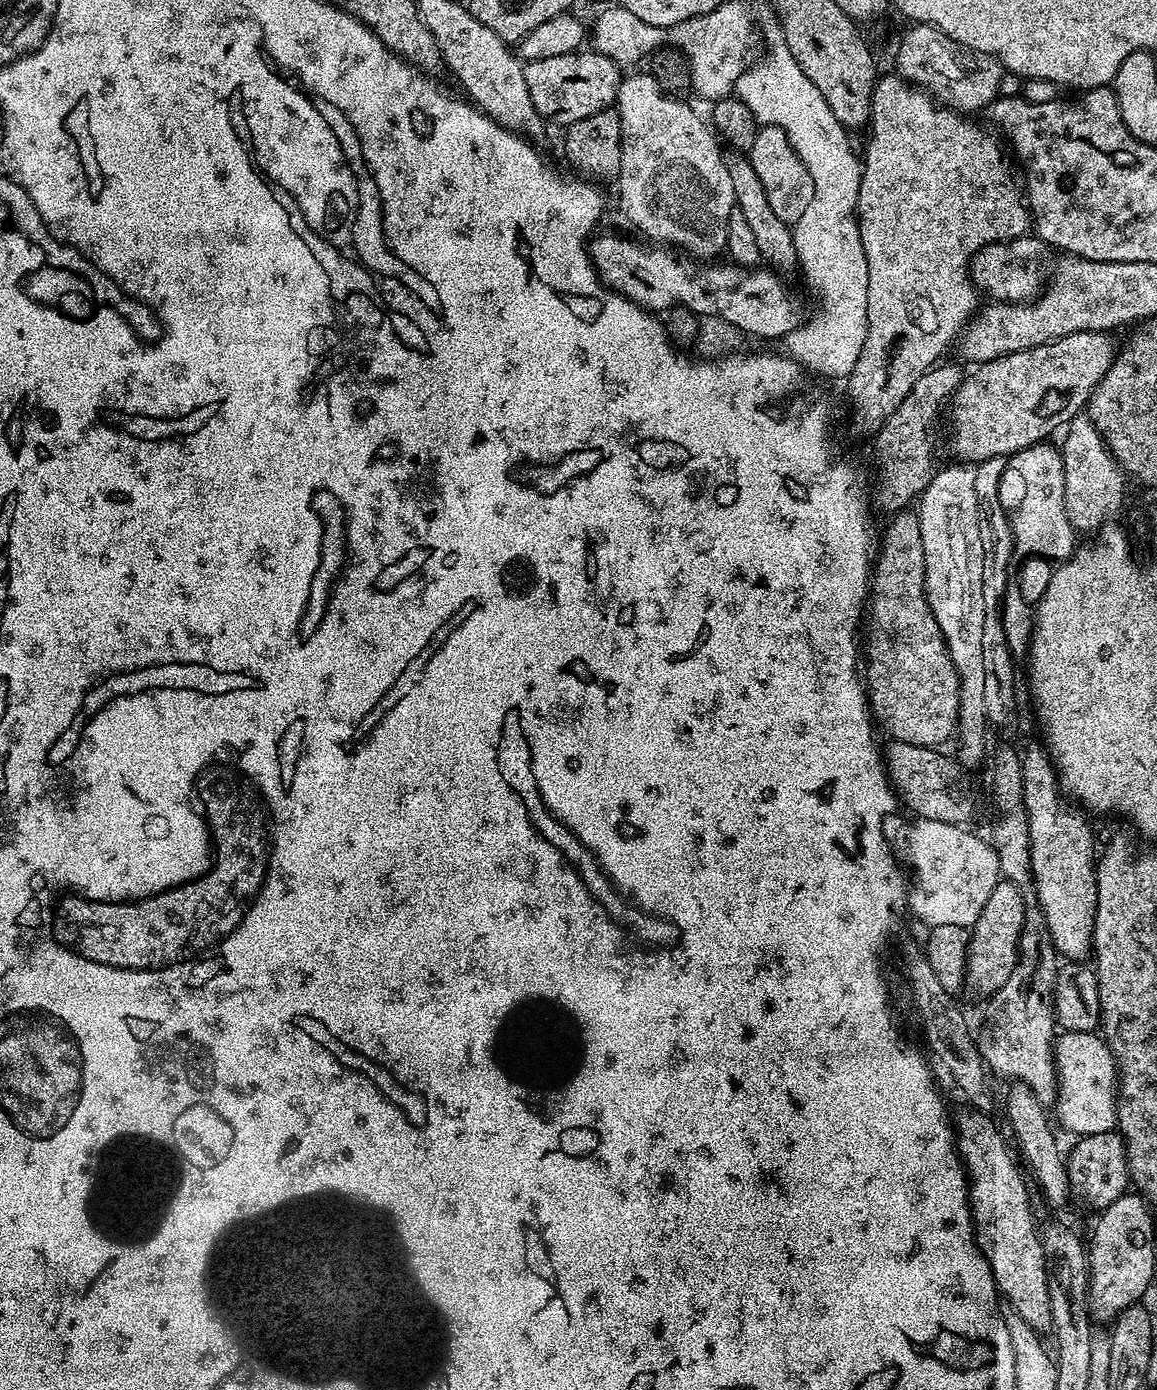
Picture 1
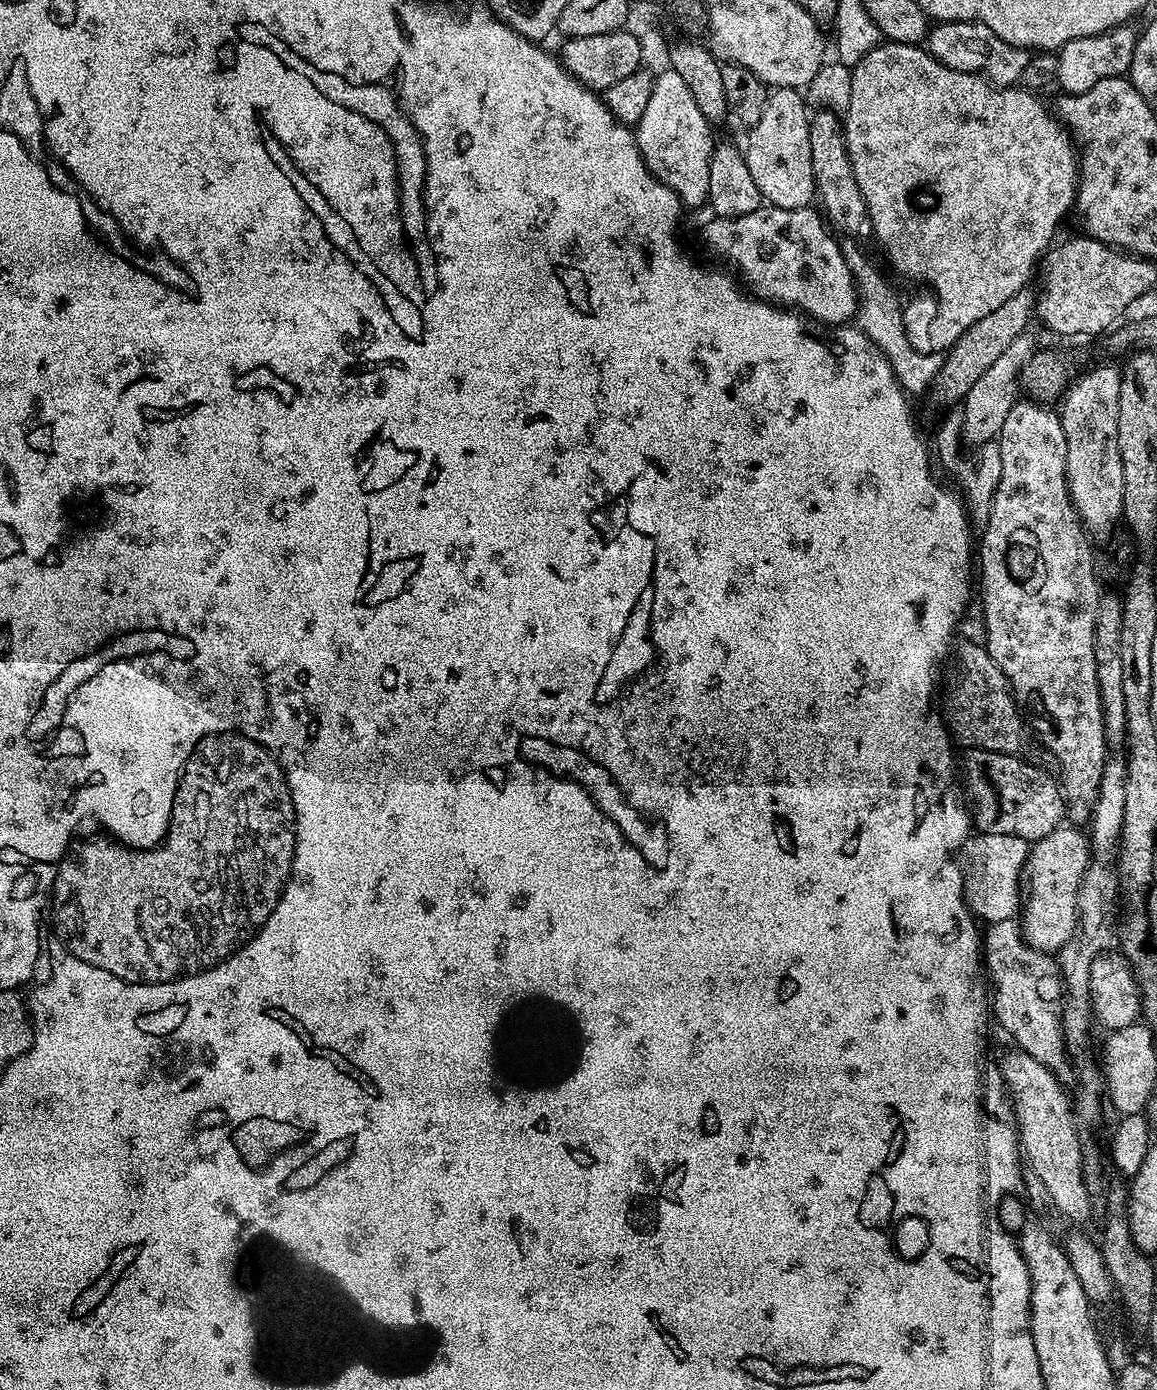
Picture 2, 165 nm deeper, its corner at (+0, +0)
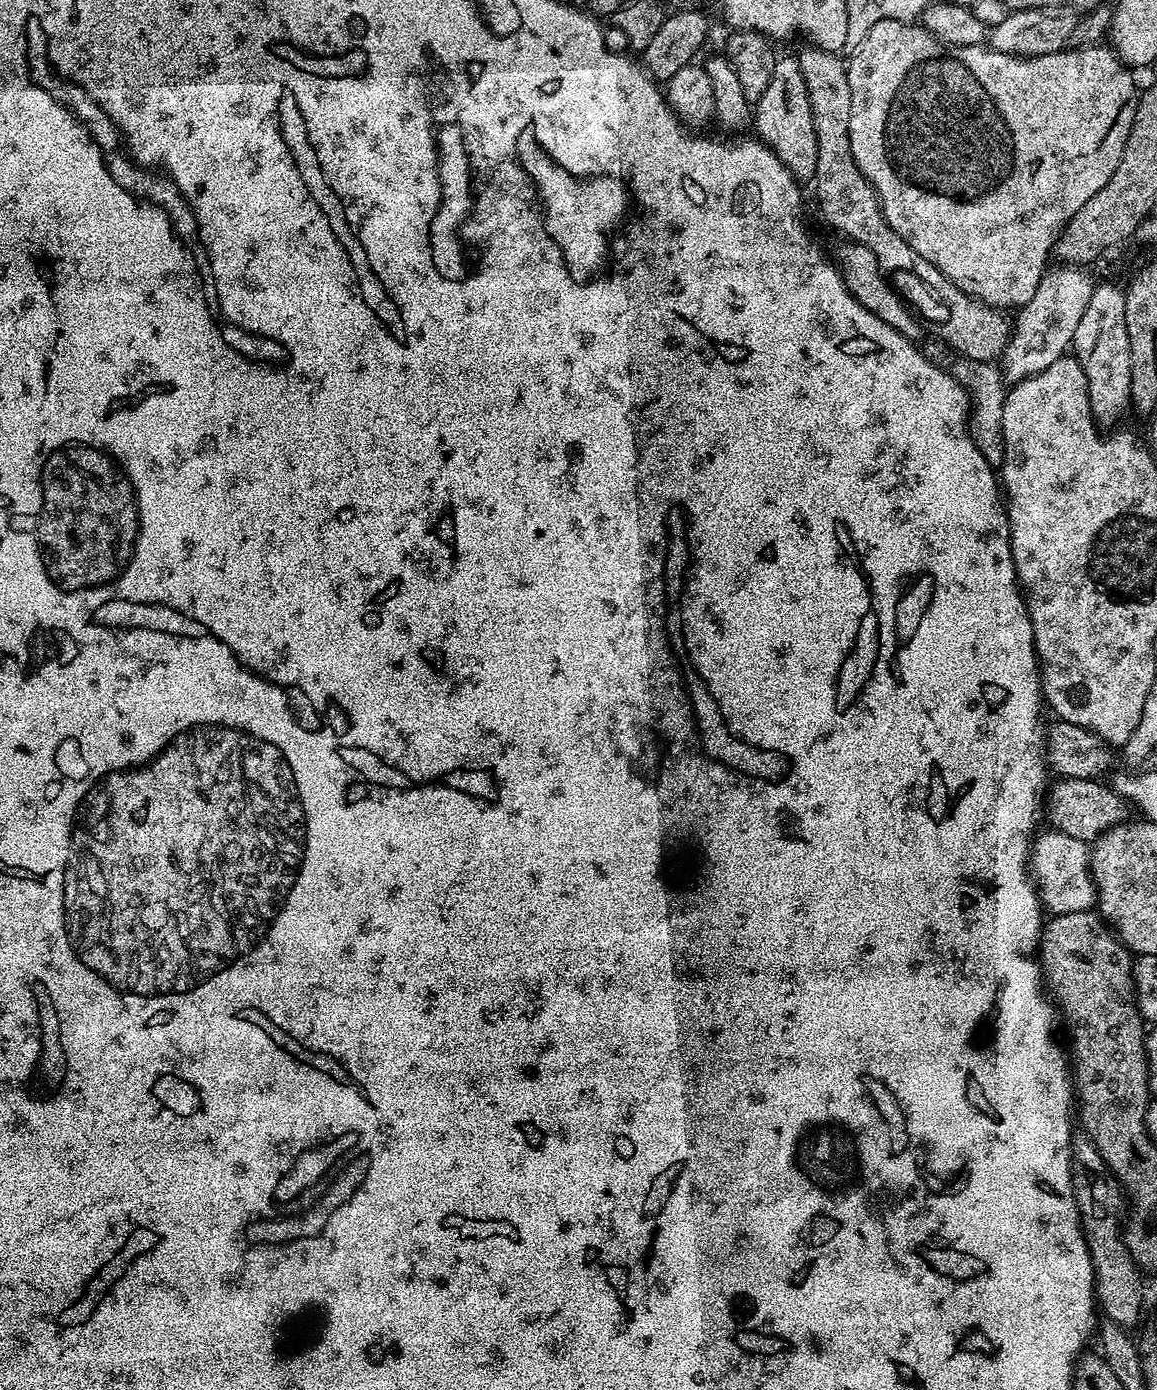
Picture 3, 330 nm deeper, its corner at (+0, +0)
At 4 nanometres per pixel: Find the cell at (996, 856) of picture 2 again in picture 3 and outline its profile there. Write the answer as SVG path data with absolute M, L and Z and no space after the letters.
M1041 831L1030 844L1030 875L1043 911L1054 916L1089 911L1097 903L1089 845L1078 838L1070 838L1065 832L1047 831Z

